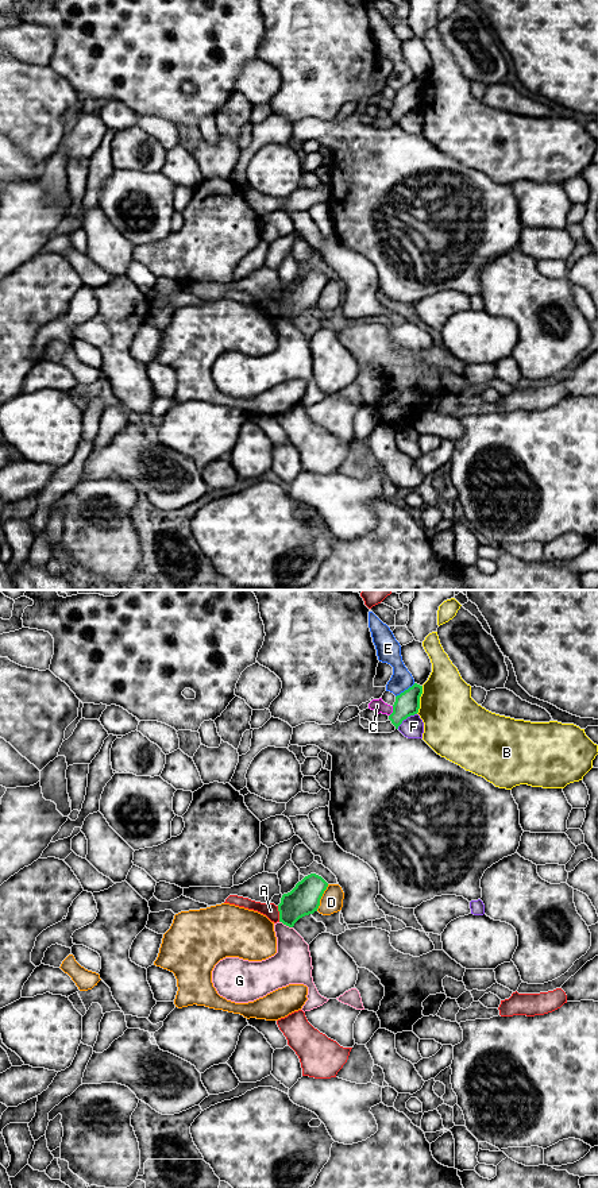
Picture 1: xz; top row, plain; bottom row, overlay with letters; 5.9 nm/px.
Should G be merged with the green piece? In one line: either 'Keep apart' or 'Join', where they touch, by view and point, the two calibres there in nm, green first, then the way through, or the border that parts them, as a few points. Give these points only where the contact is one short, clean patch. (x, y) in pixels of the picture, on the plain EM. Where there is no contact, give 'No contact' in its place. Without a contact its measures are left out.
Keep apart. Touches green at xz (286, 320). Thickness 190 nm (green) against 240 nm. Boundary: xz (280, 316), (292, 323)

